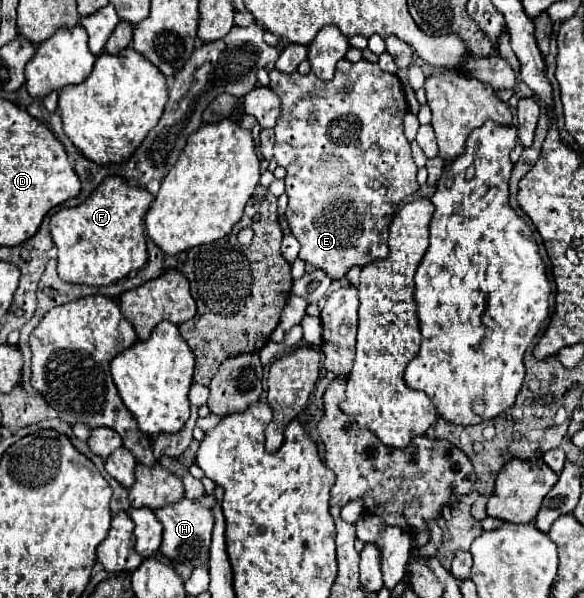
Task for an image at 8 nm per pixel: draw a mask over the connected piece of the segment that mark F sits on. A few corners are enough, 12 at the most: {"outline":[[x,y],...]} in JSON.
{"outline":[[107,176],[51,216],[59,278],[107,286],[147,262],[153,196]]}

